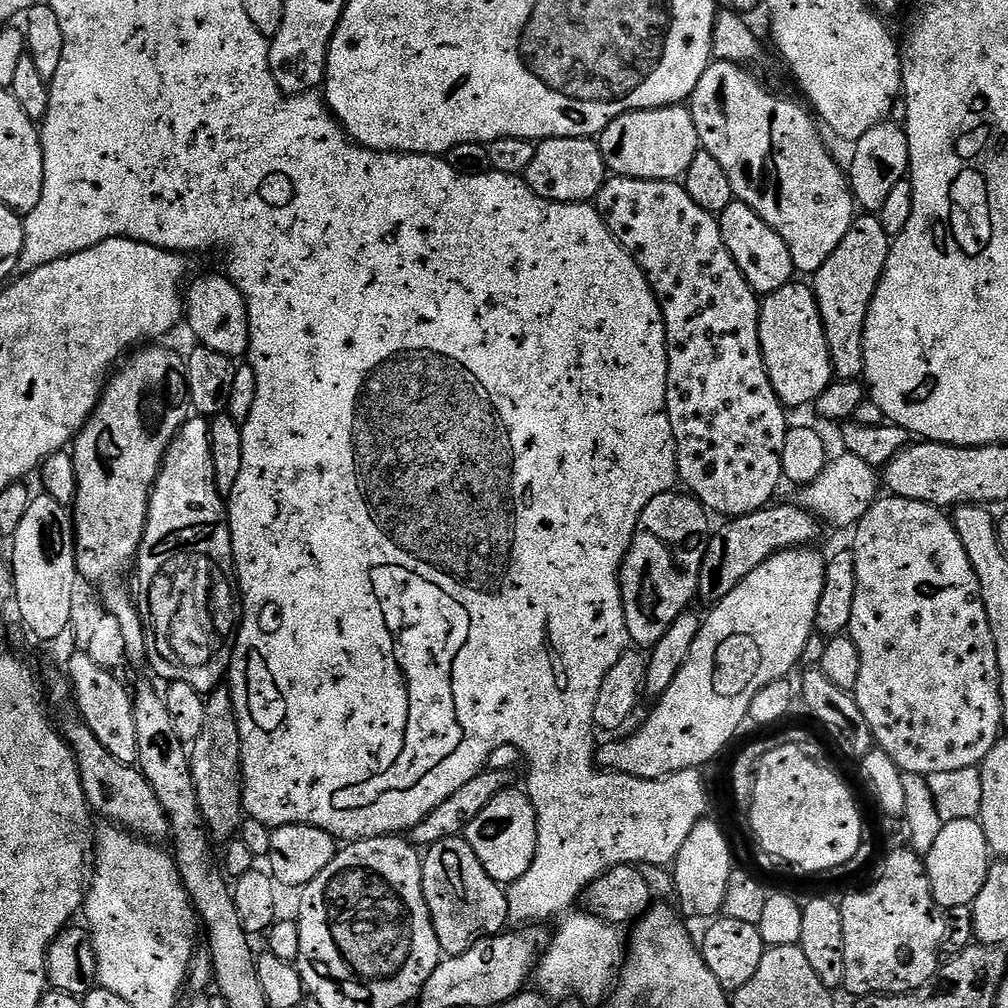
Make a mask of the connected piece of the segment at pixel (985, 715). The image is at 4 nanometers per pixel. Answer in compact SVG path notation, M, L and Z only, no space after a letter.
M891 494L877 499L870 506L868 513L855 525L856 541L850 544L854 554L854 570L856 571L856 589L854 590L854 614L850 614L850 626L847 635L851 636L854 646L858 646L858 654L862 658L862 671L858 674L858 686L854 693L858 706L862 710L862 718L866 718L866 726L870 726L873 741L894 758L901 772L928 777L946 771L966 770L983 764L986 754L996 745L1005 727L1002 722L1002 694L1000 693L1000 671L998 670L998 654L994 646L994 634L990 630L990 622L986 618L984 603L980 597L978 578L974 574L974 566L970 566L970 558L966 554L966 546L962 546L962 538L958 538L947 511L934 504L918 502L910 498Z

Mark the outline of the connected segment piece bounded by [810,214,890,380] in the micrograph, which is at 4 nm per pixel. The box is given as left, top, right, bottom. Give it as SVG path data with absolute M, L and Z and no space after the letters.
M857 215L850 230L846 230L846 238L838 242L838 250L834 250L834 254L830 254L830 258L826 258L811 277L810 287L822 314L836 380L860 380L864 375L866 314L874 298L874 290L878 290L882 270L886 270L889 247L890 238L886 230L882 230L879 215Z

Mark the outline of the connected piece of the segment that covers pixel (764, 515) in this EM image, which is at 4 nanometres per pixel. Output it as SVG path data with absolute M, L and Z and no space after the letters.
M780 504L759 508L745 516L729 519L720 529L711 533L708 549L700 571L699 599L718 601L726 598L750 570L758 570L776 552L785 552L788 548L803 548L811 545L811 540L820 536L821 521L812 516L805 508L792 504Z

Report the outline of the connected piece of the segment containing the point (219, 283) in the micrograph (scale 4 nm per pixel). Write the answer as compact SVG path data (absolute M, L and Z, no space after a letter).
M227 275L200 276L193 279L186 288L186 324L197 336L199 343L210 350L218 350L218 354L226 354L233 358L244 358L248 355L250 342L250 322L246 302Z

